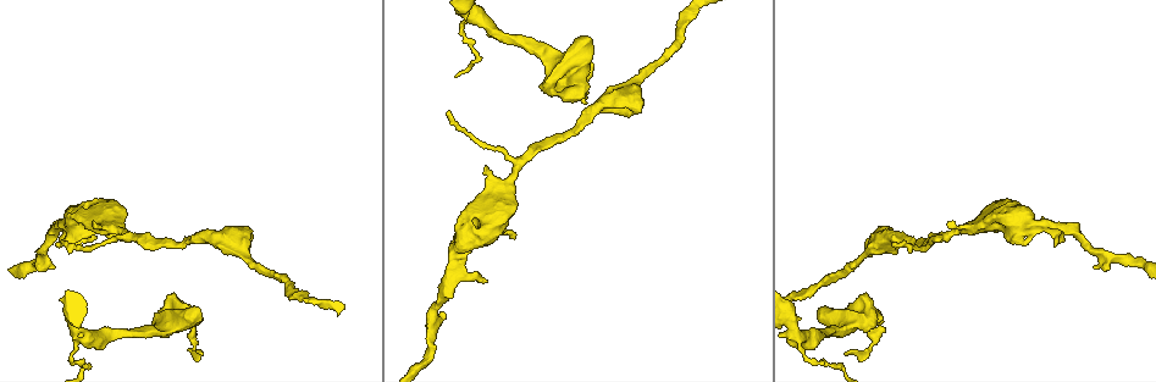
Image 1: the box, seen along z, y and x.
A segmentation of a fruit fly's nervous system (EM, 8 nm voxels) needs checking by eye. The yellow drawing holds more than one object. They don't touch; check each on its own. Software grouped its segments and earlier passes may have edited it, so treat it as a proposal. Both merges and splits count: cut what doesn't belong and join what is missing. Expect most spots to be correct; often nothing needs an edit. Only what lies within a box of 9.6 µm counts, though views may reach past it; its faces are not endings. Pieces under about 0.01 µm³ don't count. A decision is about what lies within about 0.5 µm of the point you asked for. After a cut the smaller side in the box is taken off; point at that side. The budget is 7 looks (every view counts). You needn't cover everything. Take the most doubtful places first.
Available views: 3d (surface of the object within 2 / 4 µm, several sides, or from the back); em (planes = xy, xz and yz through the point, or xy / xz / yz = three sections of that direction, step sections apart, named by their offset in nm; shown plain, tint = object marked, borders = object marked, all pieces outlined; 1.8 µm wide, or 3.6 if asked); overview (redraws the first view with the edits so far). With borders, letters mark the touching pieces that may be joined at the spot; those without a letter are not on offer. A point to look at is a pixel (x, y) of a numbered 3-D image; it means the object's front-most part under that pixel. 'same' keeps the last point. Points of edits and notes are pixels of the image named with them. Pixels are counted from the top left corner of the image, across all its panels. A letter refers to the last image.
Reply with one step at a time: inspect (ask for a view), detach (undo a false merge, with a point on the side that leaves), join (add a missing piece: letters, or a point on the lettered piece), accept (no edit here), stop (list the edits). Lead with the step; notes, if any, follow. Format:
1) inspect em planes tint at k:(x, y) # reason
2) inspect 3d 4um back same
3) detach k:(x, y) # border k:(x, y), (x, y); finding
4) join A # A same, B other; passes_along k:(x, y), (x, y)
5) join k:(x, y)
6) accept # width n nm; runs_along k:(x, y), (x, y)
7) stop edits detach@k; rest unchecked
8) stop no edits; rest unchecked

inspect 3d 4um at 1:(53, 265) # free end

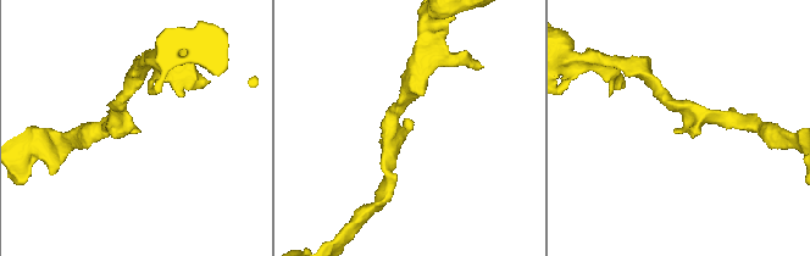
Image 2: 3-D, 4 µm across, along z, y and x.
inspect em yz step 4 plain at 2:(676, 128) # need the tissue

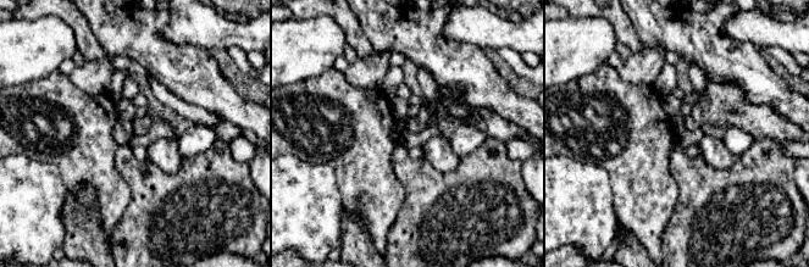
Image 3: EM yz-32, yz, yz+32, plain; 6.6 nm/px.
inspect em yz step 4 borders same

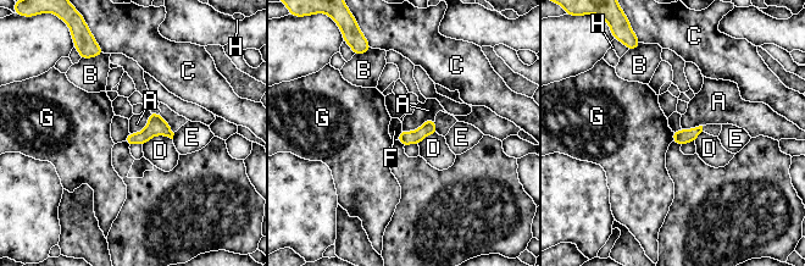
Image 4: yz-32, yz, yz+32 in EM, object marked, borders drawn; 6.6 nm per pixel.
accept # A other, B other, C other, D other, E other, F other, G other, H other; border 4:(434, 120), (403, 131); none of them fits

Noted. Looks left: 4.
inspect em planes borders at 1:(879, 239) # three-way junction

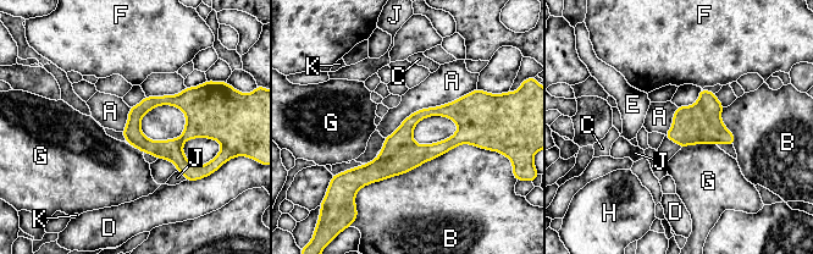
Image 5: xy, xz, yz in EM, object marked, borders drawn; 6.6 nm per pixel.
accept # longest_contact B 950 nm; A other, B other, C other, D other, E other, F other, G other, H other, J other, K other; border 5:(476, 88), (413, 111), (385, 138); all the same cell

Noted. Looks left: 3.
inspect em xz step 8 tint at 1:(874, 341) # thick turns thin

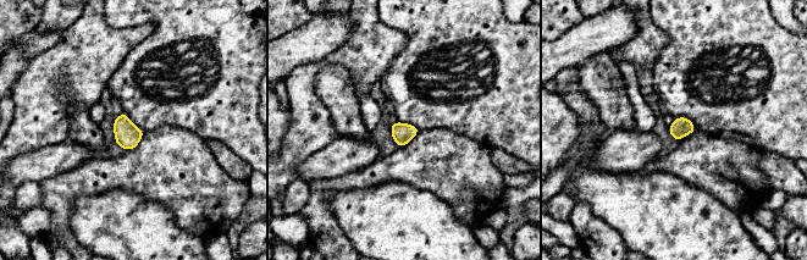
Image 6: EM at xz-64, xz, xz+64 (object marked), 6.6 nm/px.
inspect em planes borders same

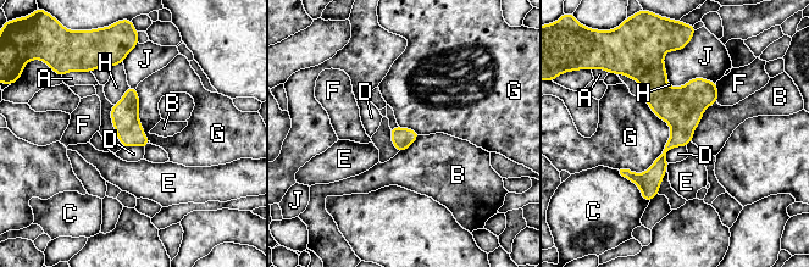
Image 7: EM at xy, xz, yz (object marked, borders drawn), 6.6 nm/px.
accept # width 140 nm; A other, B other, C other, D other, E other, F other, G other, H other, J other; one cell here

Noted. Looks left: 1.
stop no edits; rest unchecked

